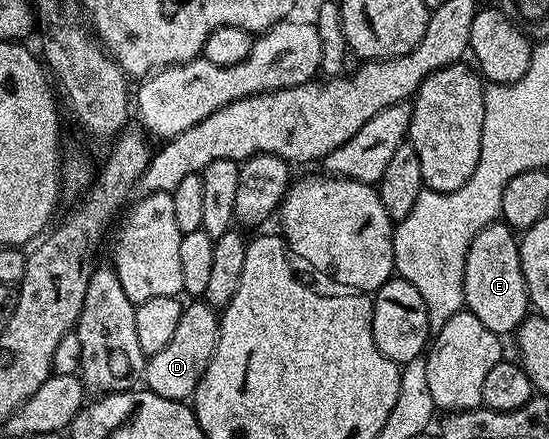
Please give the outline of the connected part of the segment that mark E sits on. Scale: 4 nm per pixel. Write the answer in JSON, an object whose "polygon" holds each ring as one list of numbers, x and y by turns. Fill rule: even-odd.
{"polygon":[[502,222,490,224,488,228,481,230,481,234,477,234,477,238,473,238,465,262,465,308,477,318,481,318,481,322,485,322,485,326,489,326,489,330,493,330,500,338,506,337,506,332,514,333,527,319,529,301,519,257,519,240,507,224]]}

